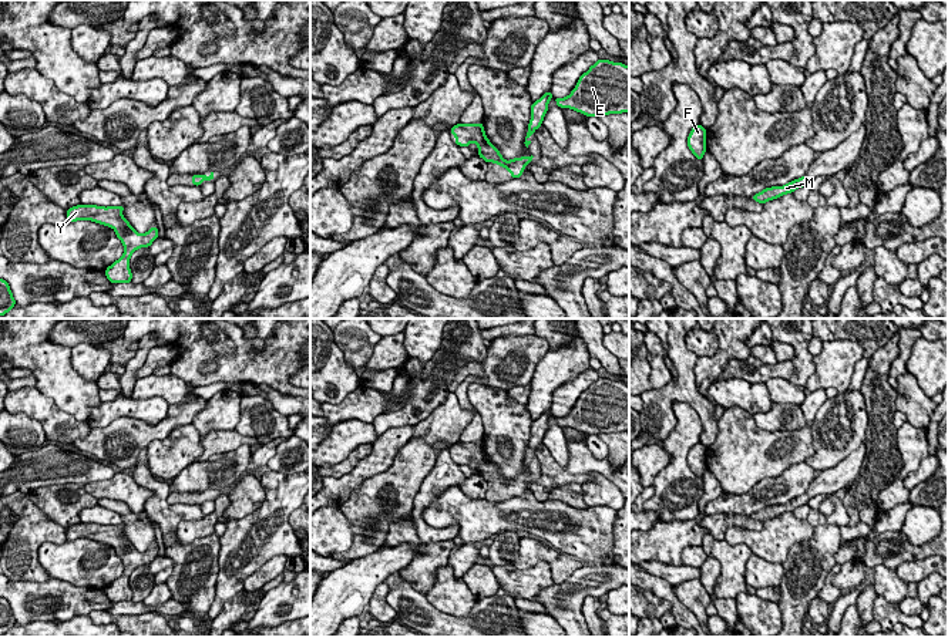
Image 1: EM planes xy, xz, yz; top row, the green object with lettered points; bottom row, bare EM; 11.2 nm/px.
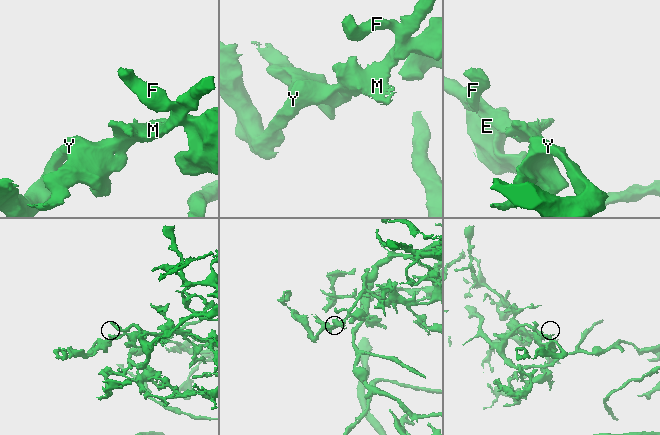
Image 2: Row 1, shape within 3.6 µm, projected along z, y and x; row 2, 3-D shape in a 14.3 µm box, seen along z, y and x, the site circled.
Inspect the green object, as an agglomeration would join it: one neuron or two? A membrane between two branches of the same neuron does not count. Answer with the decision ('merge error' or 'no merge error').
no merge error

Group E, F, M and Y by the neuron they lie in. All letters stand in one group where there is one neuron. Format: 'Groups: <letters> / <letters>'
Groups: E F M Y

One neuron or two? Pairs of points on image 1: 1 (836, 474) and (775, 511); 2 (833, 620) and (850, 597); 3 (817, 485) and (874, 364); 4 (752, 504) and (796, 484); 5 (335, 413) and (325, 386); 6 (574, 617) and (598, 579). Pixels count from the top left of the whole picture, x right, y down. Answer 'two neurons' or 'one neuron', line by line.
1: one neuron
2: one neuron
3: two neurons
4: one neuron
5: two neurons
6: one neuron

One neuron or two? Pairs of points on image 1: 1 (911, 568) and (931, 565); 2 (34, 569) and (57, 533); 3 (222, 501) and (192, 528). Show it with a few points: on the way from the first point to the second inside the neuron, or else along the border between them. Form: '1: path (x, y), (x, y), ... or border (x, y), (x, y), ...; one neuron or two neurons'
1: path (915, 568), (927, 566); one neuron
2: path (33, 558), (33, 546), (46, 533); one neuron
3: path (219, 509), (201, 528); one neuron

